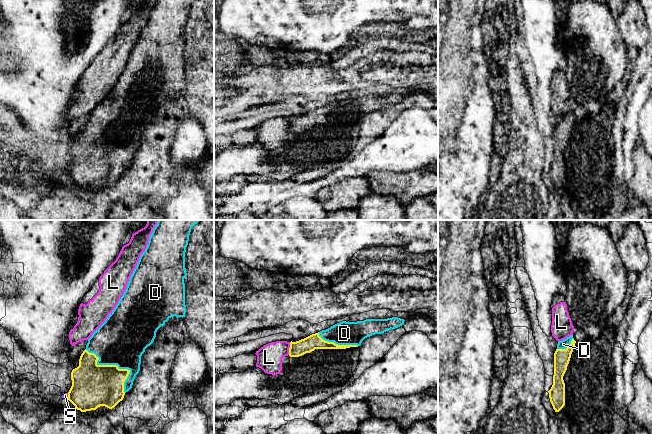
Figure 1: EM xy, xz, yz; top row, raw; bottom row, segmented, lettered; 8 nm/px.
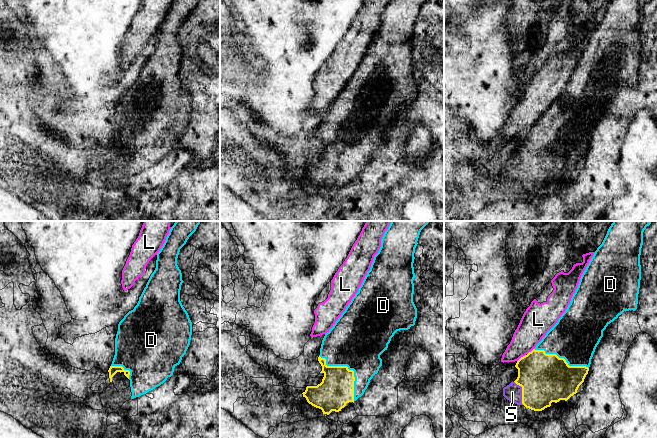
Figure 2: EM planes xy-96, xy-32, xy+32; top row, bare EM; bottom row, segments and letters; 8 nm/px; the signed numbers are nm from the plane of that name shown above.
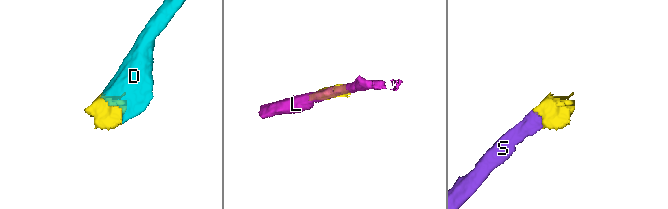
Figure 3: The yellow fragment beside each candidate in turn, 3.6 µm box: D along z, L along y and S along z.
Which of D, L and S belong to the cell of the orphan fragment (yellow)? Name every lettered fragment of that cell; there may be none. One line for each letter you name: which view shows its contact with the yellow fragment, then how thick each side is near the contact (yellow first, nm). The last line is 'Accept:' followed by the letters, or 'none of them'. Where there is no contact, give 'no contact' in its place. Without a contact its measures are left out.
D: xy | 340/400 nm
S: xy | 340/40 nm
Accept: D, S

